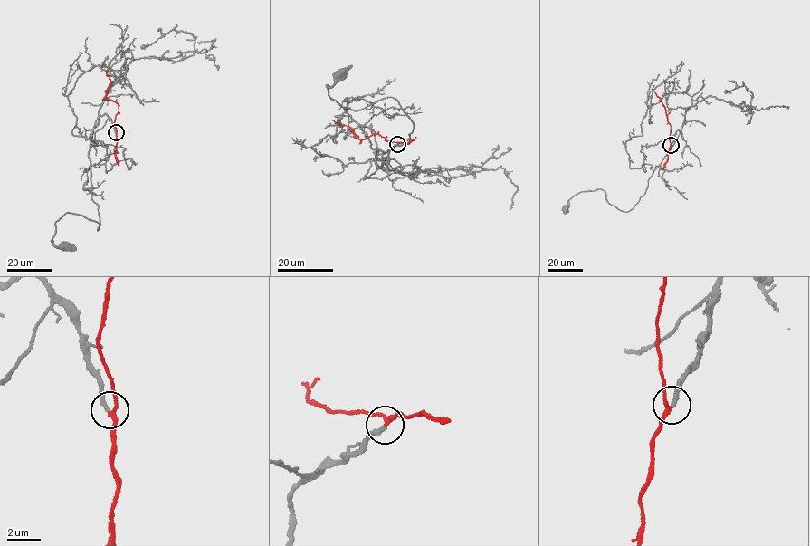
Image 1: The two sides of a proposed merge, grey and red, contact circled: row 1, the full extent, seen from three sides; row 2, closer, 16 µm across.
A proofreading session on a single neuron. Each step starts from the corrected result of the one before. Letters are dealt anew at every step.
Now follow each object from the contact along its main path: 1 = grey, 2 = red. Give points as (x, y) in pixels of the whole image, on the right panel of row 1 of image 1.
1: (671, 145), (644, 194), (629, 211), (608, 203), (598, 188), (571, 197), (566, 210)
2: (671, 145), (671, 125), (665, 109), (655, 92)

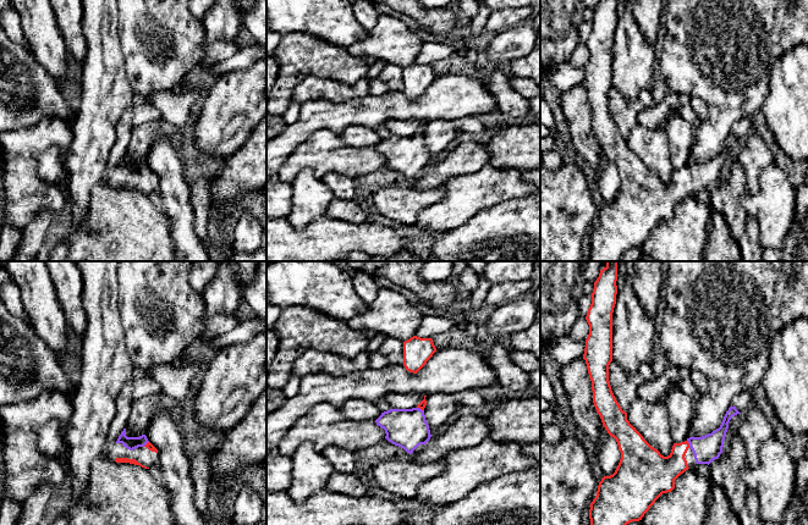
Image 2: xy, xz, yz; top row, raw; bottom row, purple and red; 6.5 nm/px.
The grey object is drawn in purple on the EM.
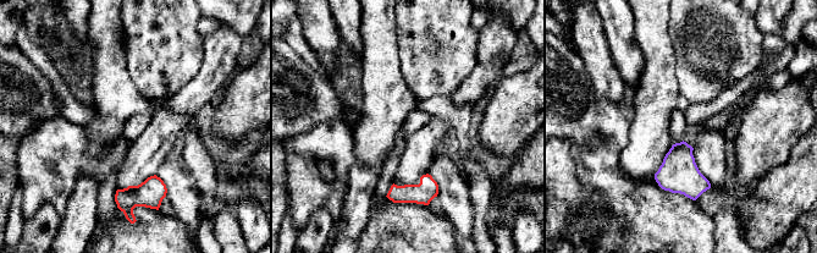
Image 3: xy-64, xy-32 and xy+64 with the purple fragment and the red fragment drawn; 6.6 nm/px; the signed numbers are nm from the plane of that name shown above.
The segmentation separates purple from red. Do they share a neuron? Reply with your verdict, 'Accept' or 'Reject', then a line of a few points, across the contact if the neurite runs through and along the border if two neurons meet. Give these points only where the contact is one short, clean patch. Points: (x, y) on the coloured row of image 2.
Accept. Line: yz (707, 448), (688, 442), (663, 470)

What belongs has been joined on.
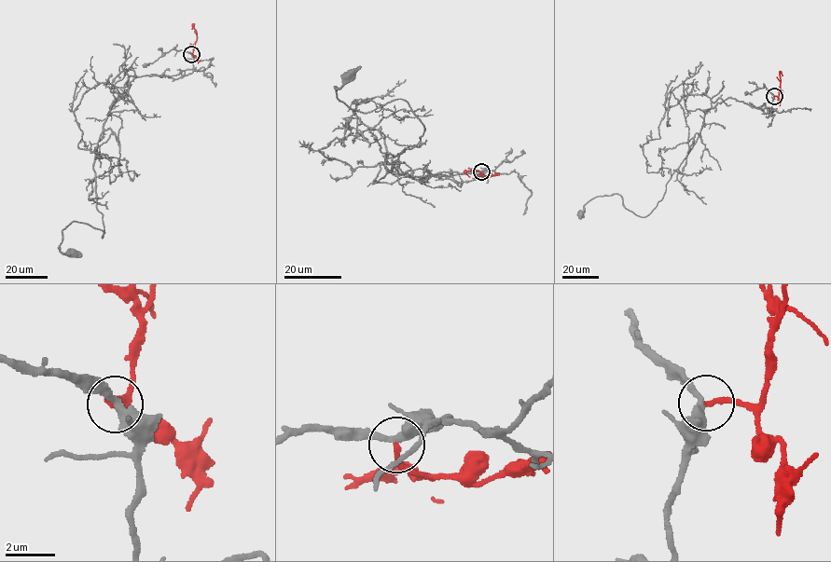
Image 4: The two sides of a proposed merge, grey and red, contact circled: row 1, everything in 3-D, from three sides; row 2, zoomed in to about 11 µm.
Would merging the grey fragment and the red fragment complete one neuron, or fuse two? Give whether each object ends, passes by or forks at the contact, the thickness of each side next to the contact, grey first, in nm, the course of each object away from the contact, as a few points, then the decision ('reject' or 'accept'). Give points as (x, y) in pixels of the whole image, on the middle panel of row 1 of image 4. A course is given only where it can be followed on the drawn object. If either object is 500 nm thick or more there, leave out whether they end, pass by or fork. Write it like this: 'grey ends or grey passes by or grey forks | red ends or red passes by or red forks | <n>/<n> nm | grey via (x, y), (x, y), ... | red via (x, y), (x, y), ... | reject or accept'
grey passes by | red ends | 360/200 nm | grey via (481, 171), (388, 171), (423, 124), (401, 99), (350, 108), (335, 88), (349, 76) | red via (481, 171), (485, 175), (478, 171), (467, 170), (469, 177) | reject

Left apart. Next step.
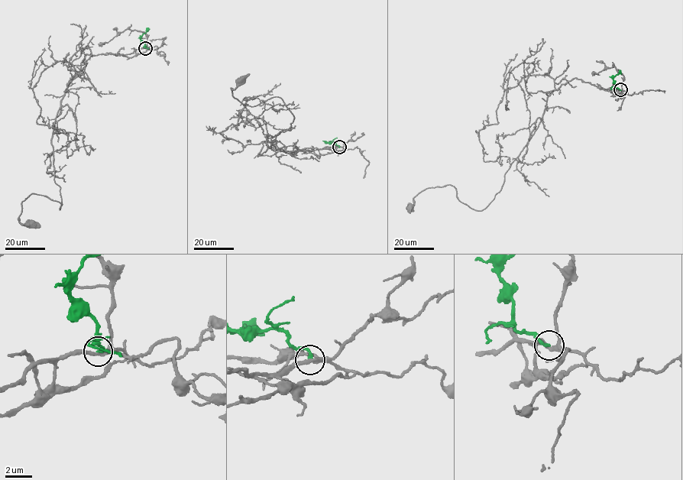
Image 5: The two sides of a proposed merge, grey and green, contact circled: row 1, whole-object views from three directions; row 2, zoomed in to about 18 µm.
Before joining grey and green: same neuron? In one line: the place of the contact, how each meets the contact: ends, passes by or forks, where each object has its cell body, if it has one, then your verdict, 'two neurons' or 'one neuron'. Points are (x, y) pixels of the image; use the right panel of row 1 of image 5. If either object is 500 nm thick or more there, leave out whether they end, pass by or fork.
(620, 89) | grey passes by | green ends | grey (410, 208) | green none | two neurons

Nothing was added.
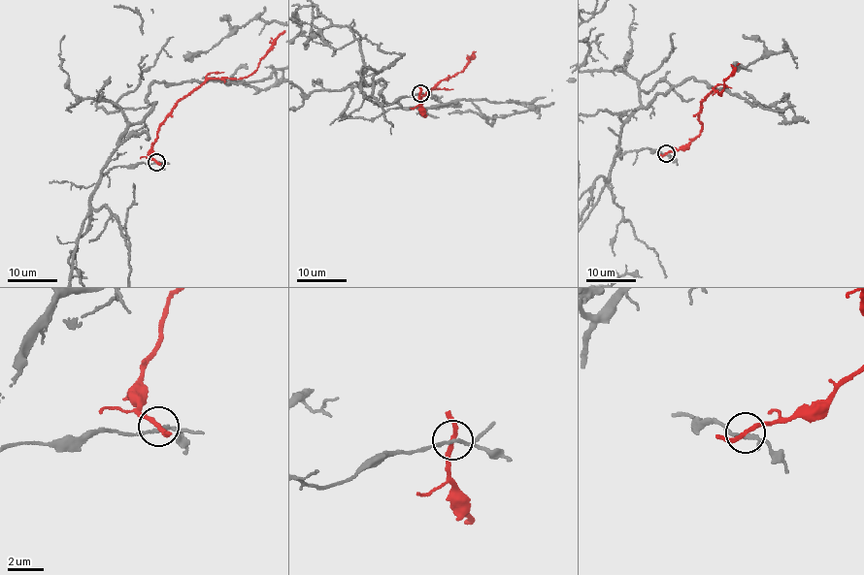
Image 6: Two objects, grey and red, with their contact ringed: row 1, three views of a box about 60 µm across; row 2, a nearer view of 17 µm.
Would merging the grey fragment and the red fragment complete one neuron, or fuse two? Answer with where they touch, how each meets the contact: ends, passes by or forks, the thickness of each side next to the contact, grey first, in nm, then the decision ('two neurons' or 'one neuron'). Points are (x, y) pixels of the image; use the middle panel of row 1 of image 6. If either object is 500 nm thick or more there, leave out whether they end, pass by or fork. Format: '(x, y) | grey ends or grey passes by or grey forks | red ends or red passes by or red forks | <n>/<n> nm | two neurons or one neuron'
(420, 93) | grey passes by | red passes by | 180/240 nm | two neurons

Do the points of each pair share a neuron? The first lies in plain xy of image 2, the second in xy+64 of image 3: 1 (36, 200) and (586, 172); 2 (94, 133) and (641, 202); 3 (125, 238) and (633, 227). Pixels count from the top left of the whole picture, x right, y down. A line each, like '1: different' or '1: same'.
1: different
2: different
3: same

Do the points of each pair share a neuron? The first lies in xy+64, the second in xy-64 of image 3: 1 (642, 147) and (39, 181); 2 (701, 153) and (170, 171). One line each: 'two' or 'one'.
1: two
2: one

